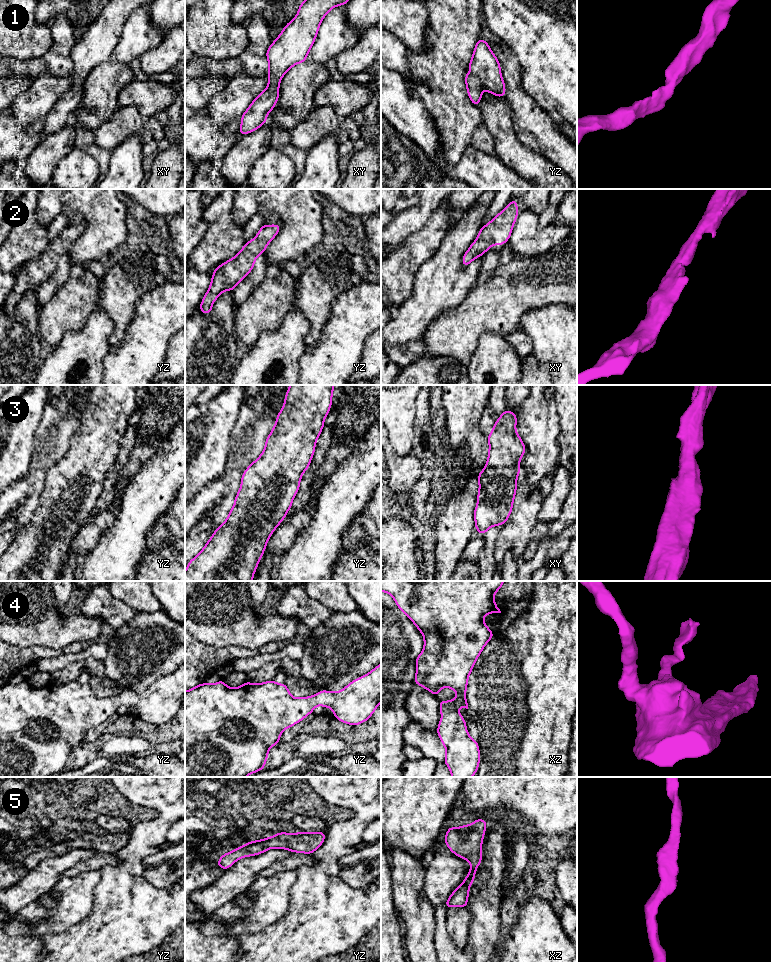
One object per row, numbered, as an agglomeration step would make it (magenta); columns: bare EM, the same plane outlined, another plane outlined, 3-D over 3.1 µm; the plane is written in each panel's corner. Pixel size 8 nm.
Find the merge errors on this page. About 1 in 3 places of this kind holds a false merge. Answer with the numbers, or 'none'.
none

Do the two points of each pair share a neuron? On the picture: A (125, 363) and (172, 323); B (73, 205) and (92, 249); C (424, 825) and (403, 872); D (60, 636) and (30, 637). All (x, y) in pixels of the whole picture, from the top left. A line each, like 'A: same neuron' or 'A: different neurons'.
A: same neuron
B: same neuron
C: different neurons
D: same neuron

